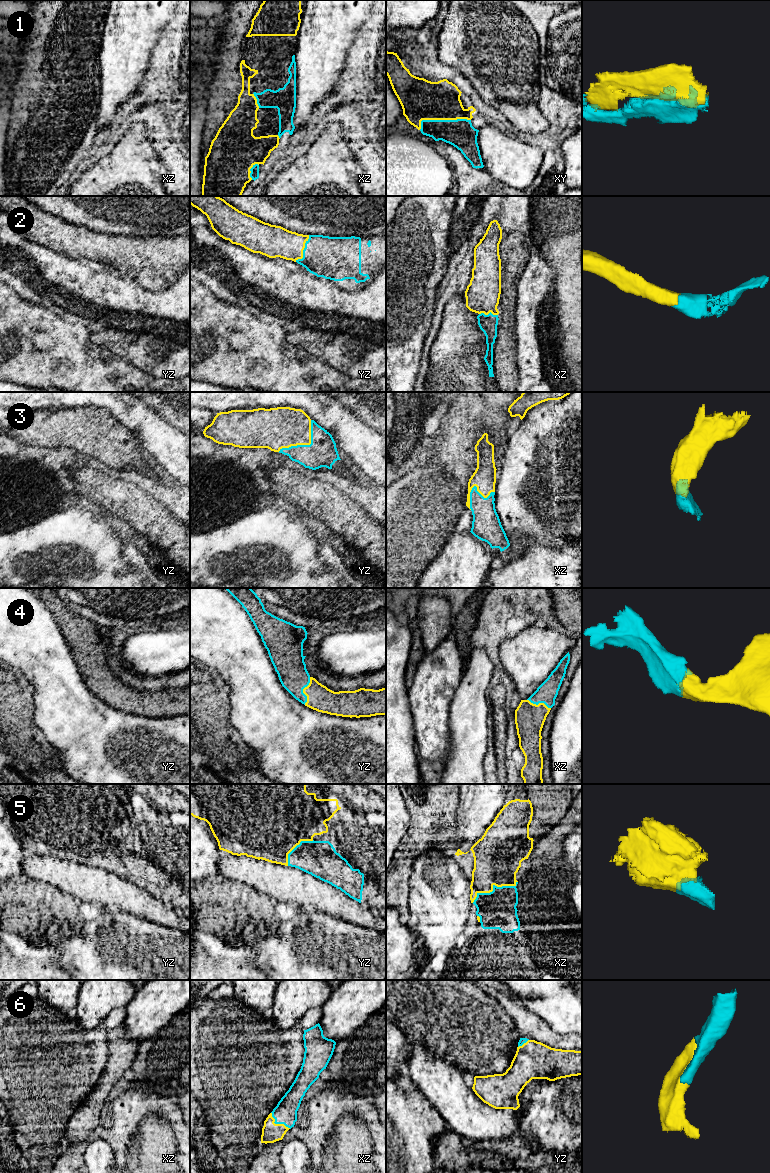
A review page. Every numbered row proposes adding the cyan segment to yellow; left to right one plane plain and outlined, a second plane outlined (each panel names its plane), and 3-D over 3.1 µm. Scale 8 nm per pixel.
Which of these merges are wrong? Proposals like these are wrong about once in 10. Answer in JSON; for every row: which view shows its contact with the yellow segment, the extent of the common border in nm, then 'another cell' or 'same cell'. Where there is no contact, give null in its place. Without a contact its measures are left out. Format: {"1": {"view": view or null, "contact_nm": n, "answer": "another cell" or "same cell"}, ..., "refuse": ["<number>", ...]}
{"1": {"view": "xy", "contact_nm": 420, "answer": "same cell"}, "2": {"view": "yz", "contact_nm": 240, "answer": "same cell"}, "3": {"view": "yz", "contact_nm": 380, "answer": "same cell"}, "4": {"view": "yz", "contact_nm": 220, "answer": "same cell"}, "5": {"view": "xz", "contact_nm": 400, "answer": "same cell"}, "6": {"view": "xz", "contact_nm": 200, "answer": "same cell"}, "refuse": []}

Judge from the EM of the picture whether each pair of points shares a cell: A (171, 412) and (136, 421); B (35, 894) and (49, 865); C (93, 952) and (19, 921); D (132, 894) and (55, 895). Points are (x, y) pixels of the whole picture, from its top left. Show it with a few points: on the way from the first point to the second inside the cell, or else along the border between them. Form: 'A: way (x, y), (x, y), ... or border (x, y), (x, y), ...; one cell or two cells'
A: border (143, 402), (178, 429); two cells
B: border (23, 873), (35, 880), (45, 881), (62, 892); two cells
C: border (82, 932), (36, 936); two cells
D: border (53, 886), (97, 904); two cells

